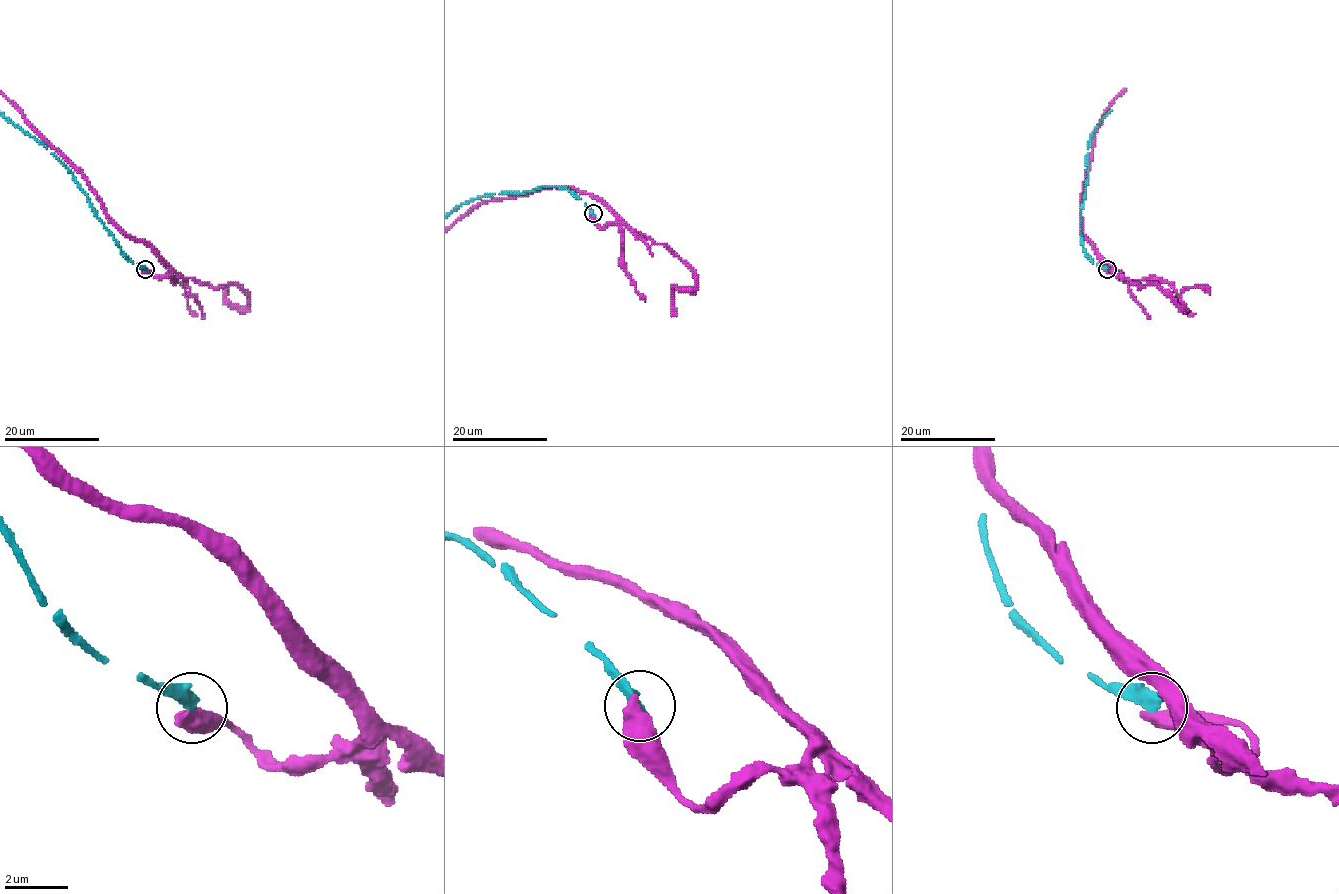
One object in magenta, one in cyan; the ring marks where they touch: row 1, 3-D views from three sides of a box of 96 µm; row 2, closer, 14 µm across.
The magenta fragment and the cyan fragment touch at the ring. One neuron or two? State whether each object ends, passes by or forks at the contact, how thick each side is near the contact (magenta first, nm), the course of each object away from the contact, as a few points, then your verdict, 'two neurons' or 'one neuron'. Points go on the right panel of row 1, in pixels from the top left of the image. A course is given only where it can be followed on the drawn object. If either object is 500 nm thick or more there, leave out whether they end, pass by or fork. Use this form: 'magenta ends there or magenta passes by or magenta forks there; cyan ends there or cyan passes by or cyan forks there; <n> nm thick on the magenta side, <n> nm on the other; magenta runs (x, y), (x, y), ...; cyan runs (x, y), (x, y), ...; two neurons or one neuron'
550 nm thick on the magenta side, 420 nm on the other; two neurons

